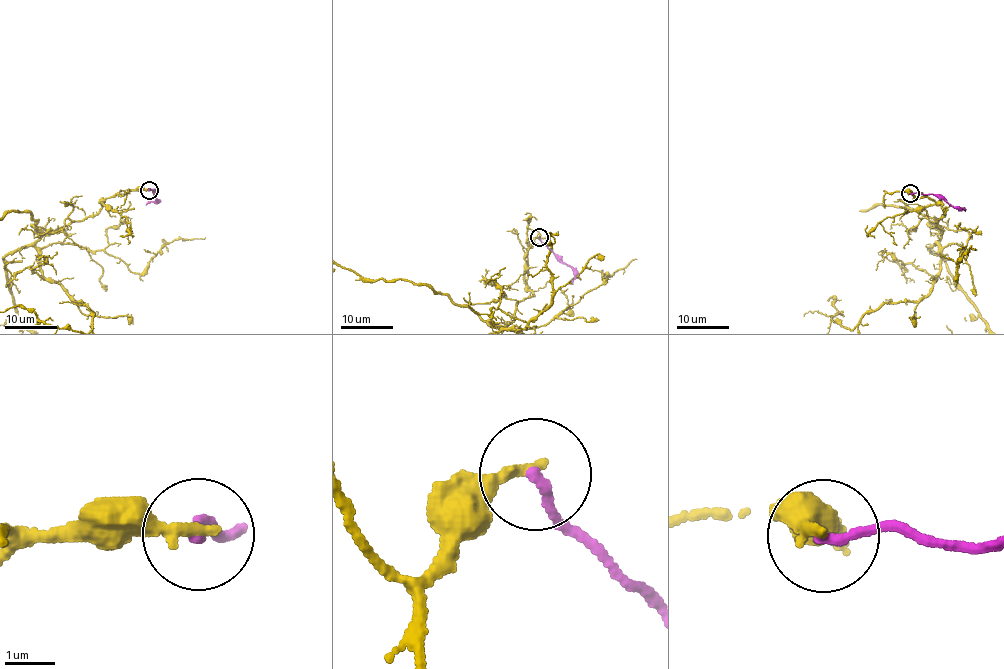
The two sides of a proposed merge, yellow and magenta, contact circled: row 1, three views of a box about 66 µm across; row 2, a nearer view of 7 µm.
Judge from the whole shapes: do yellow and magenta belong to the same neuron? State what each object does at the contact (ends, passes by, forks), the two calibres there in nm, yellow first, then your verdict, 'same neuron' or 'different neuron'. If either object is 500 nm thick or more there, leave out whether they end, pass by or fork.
yellow ends there; magenta ends there; 240 nm thick on the yellow side, 200 nm on the other; different neuron

